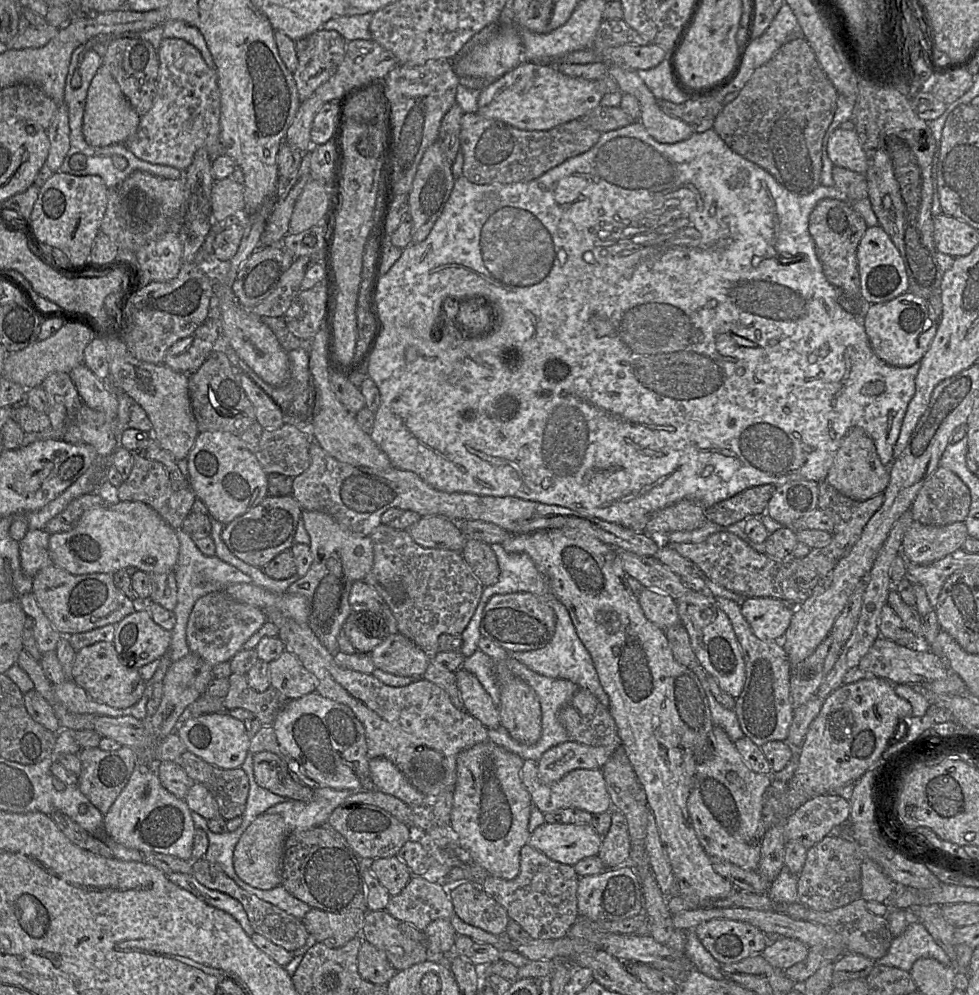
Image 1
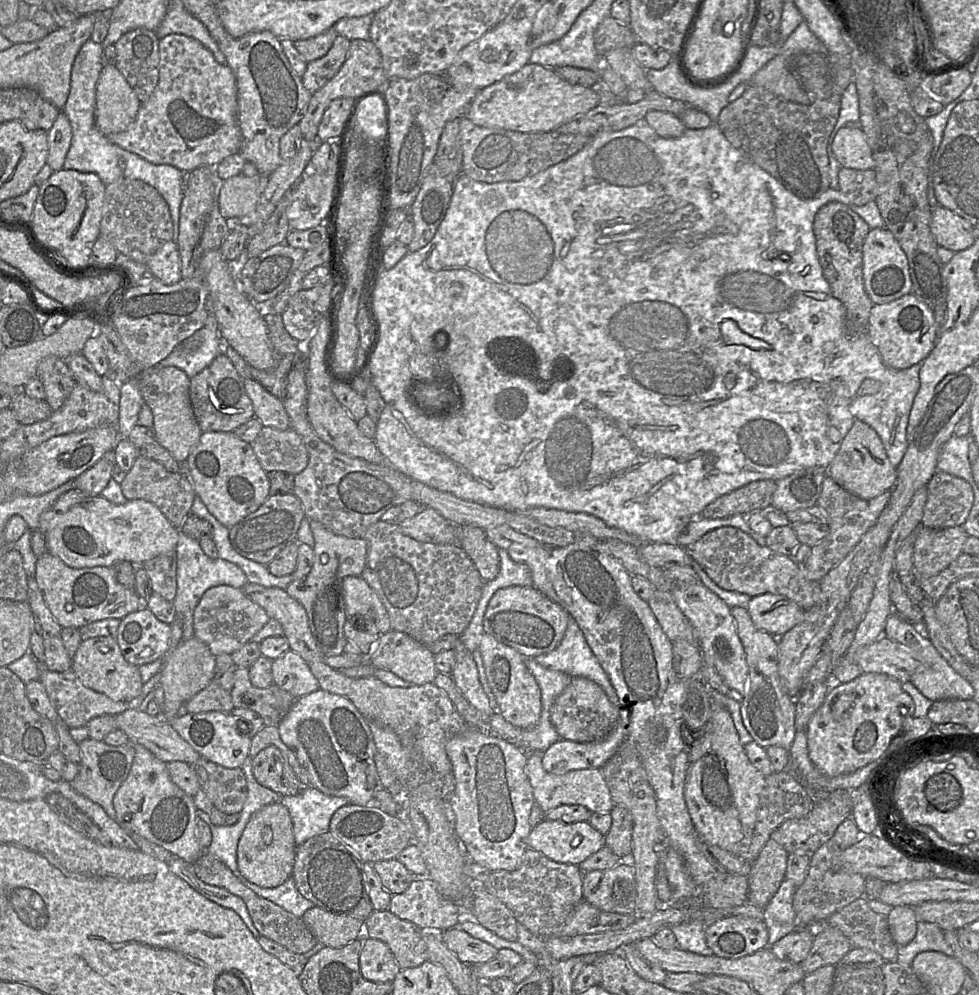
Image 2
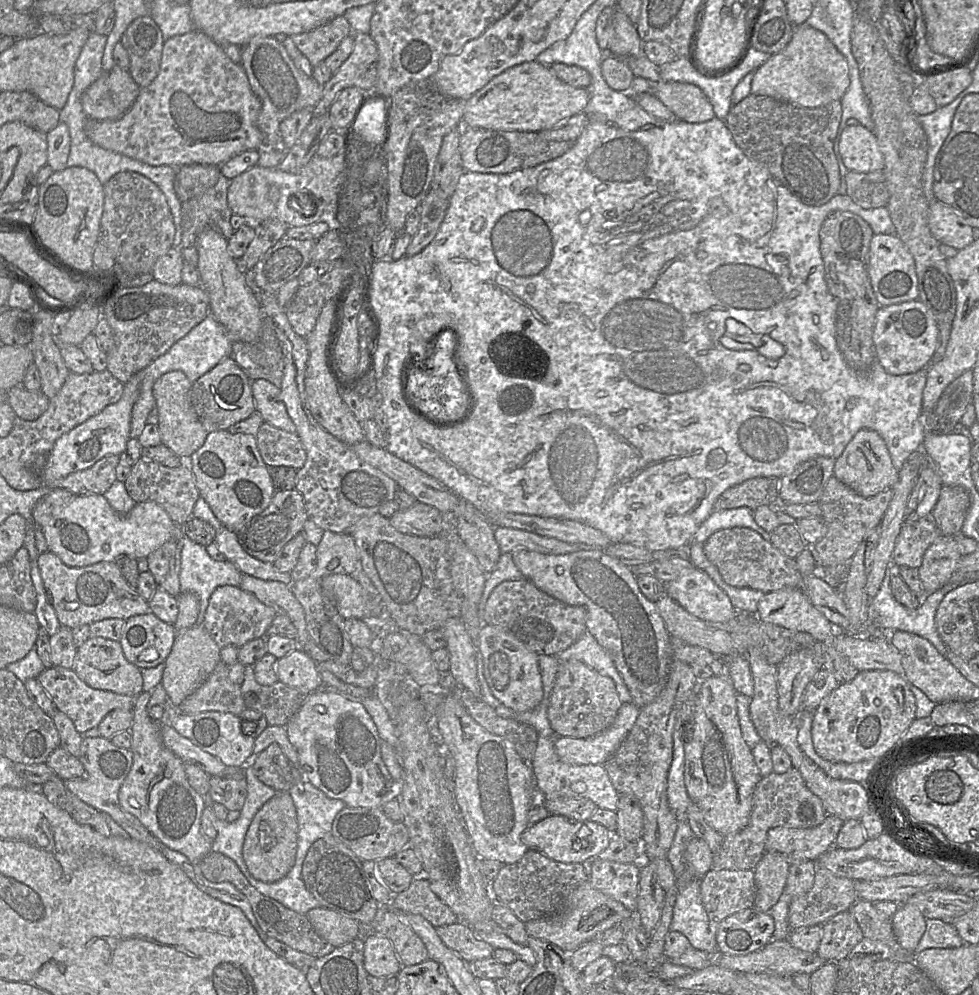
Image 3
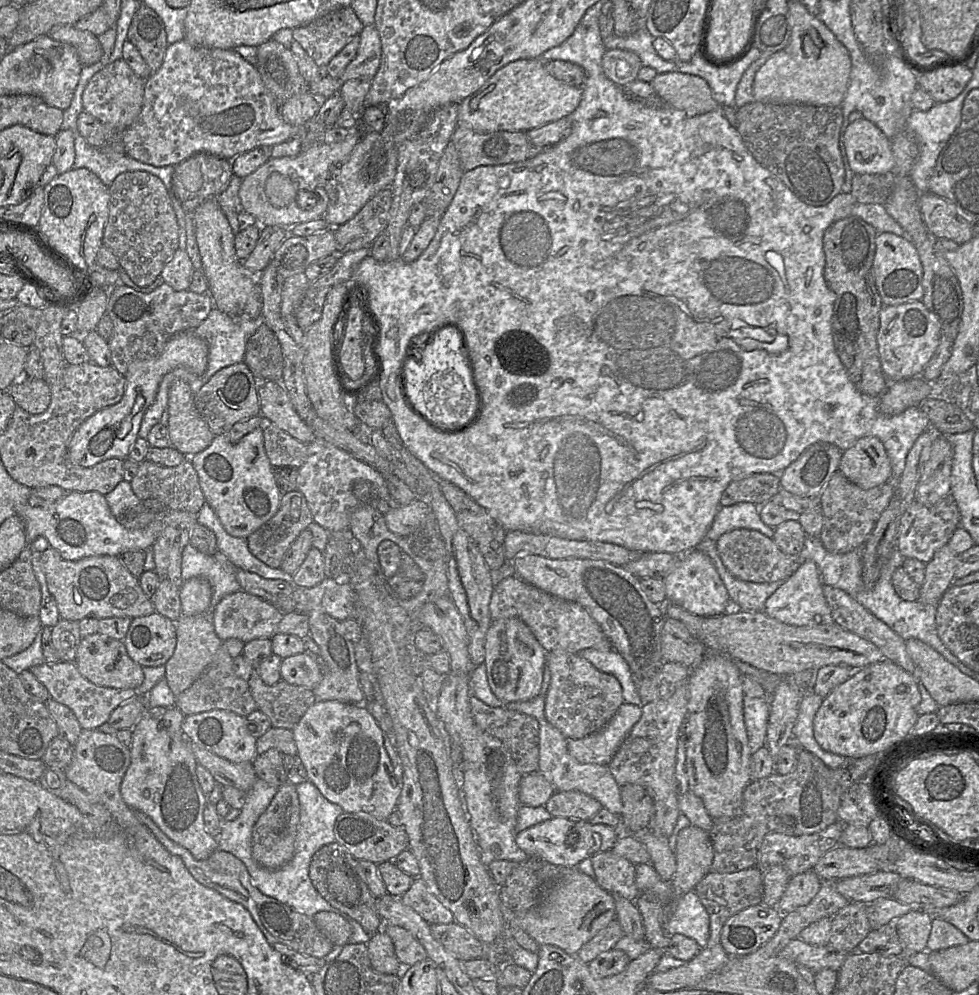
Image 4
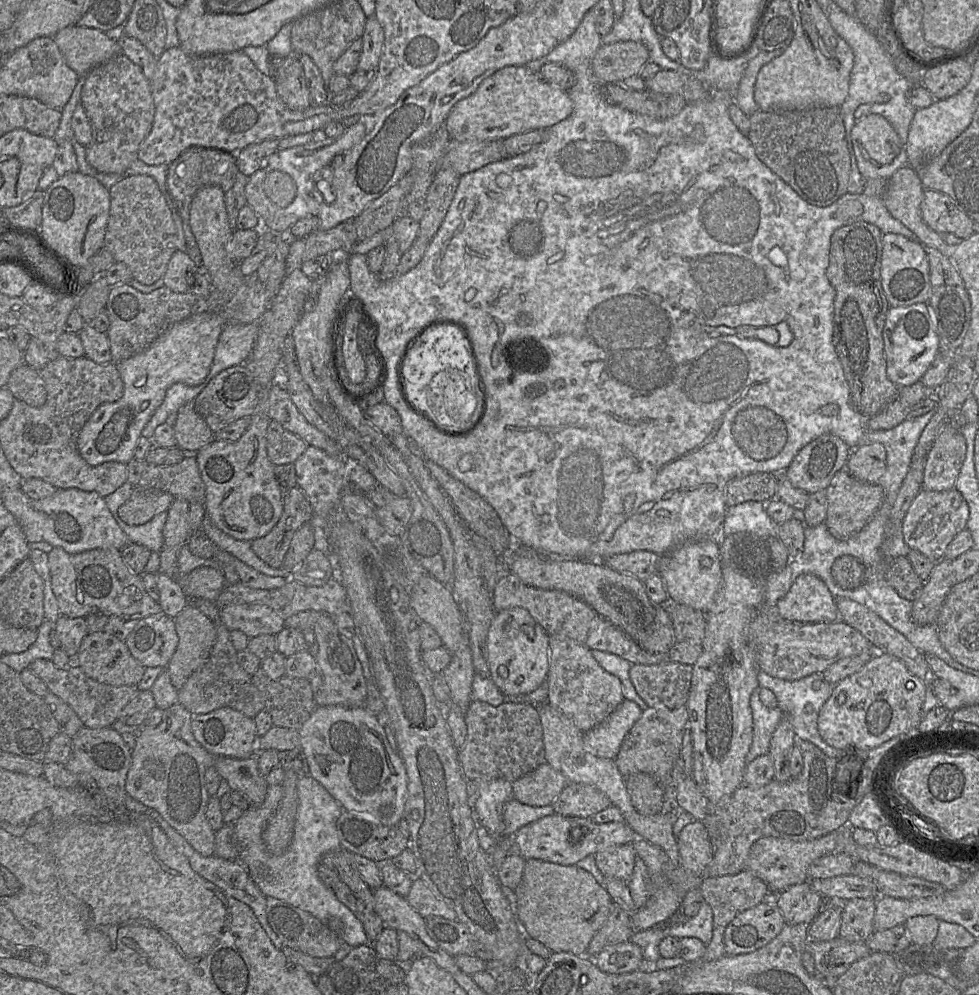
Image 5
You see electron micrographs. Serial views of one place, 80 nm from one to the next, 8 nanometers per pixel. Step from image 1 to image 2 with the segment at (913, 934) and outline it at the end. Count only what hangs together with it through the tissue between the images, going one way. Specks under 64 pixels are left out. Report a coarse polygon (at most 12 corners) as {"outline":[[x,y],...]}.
{"outline":[[919,920],[914,939],[898,946],[896,963],[910,967],[926,951],[954,957],[939,925]]}

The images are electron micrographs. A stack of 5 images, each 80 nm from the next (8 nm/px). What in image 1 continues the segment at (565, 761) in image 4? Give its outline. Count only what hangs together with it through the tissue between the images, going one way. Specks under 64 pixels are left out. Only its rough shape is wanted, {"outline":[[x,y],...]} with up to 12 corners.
{"outline":[[524,760],[521,780],[543,814],[612,810],[601,770],[576,769],[546,785]]}

